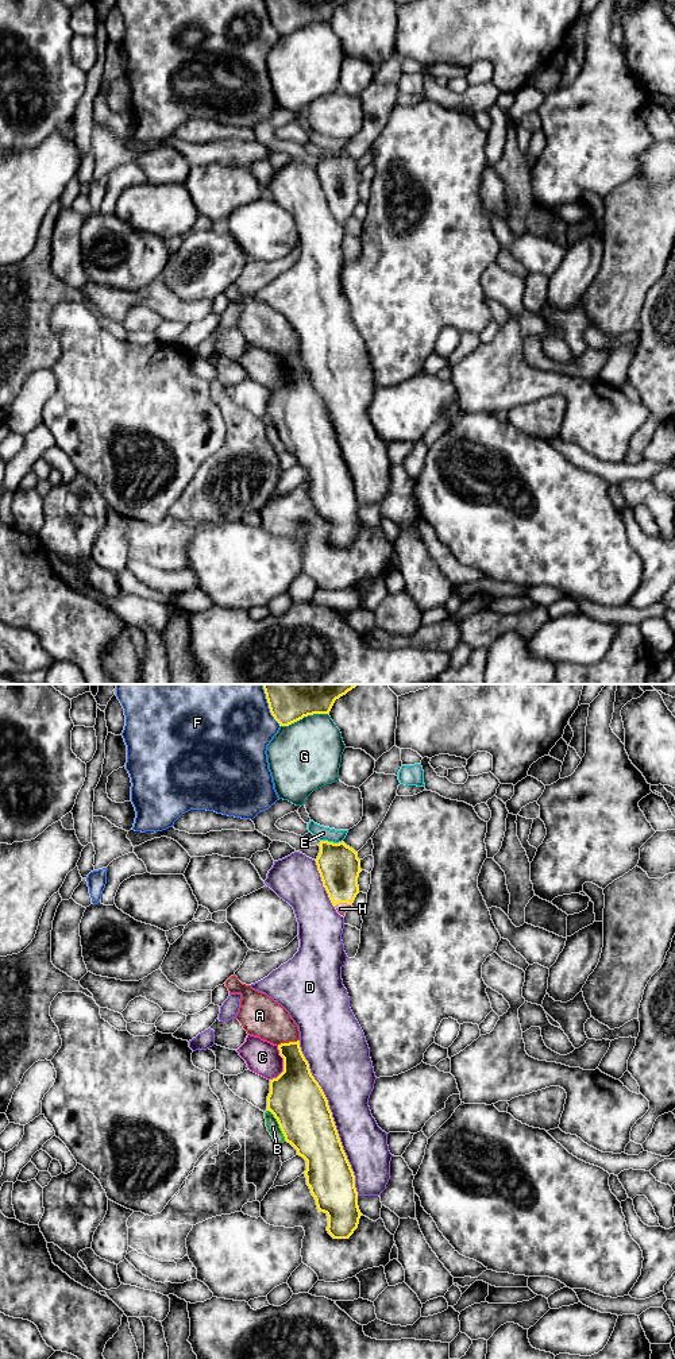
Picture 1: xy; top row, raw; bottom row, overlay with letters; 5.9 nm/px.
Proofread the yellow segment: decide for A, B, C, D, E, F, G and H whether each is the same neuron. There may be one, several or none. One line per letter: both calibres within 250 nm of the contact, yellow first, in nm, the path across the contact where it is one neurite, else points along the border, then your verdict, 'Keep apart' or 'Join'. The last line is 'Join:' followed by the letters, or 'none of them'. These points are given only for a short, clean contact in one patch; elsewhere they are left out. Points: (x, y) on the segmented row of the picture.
A: Thickness 220 nm (yellow) against 240 nm. Keep apart
B: Thickness 320 nm (yellow) against 80 nm. Boundary: xy (267, 1110), (276, 1119), (285, 1139). Keep apart
C: Thickness 320 nm (yellow) against 200 nm. Keep apart
D: Thickness 320 nm (yellow) against 320 nm. Keep apart
E: Thickness 260 nm (yellow) against 80 nm. Keep apart
F: Thickness 380 nm (yellow) against 500 nm. Keep apart
G: Thickness 380 nm (yellow) against 420 nm. Keep apart
H: Thickness 260 nm (yellow) against 70 nm. Path across: xy (338, 864), (342, 902), (340, 908). Join
Join: H

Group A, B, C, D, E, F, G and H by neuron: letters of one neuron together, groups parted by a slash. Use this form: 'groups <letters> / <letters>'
groups A C / B / D / E / F / G / H

